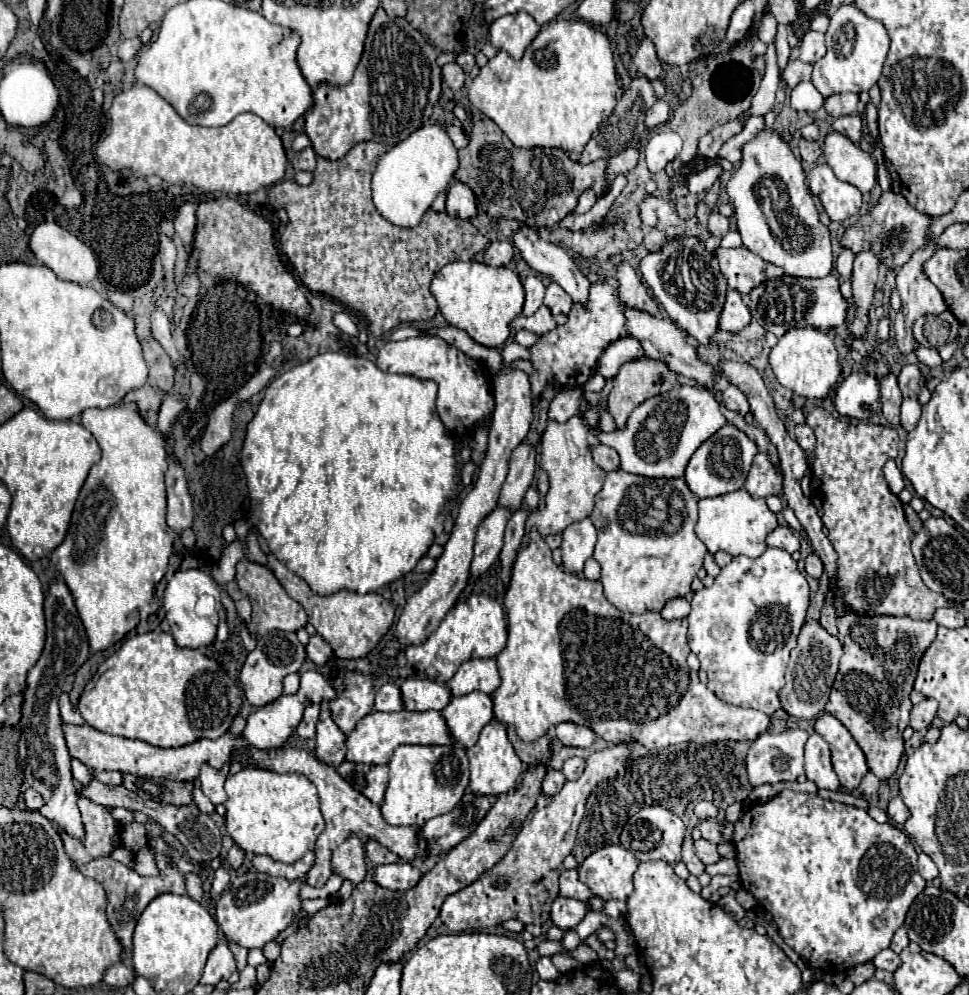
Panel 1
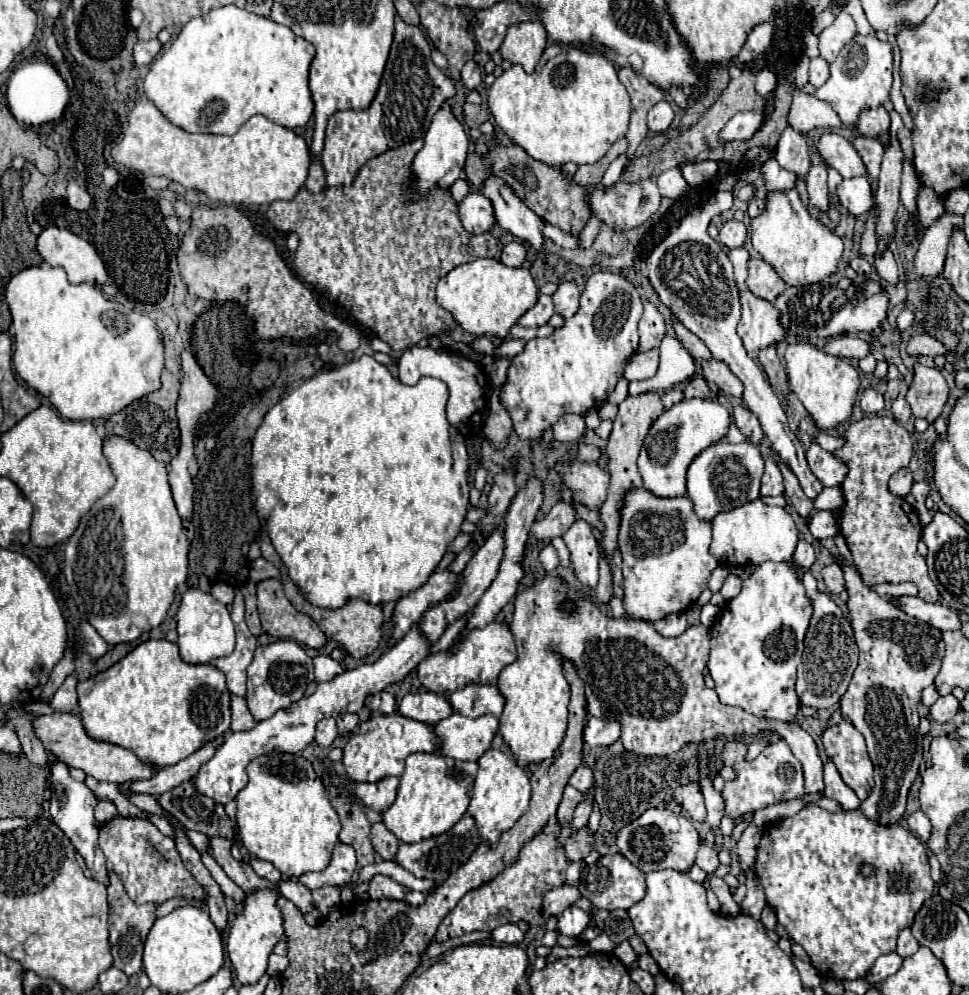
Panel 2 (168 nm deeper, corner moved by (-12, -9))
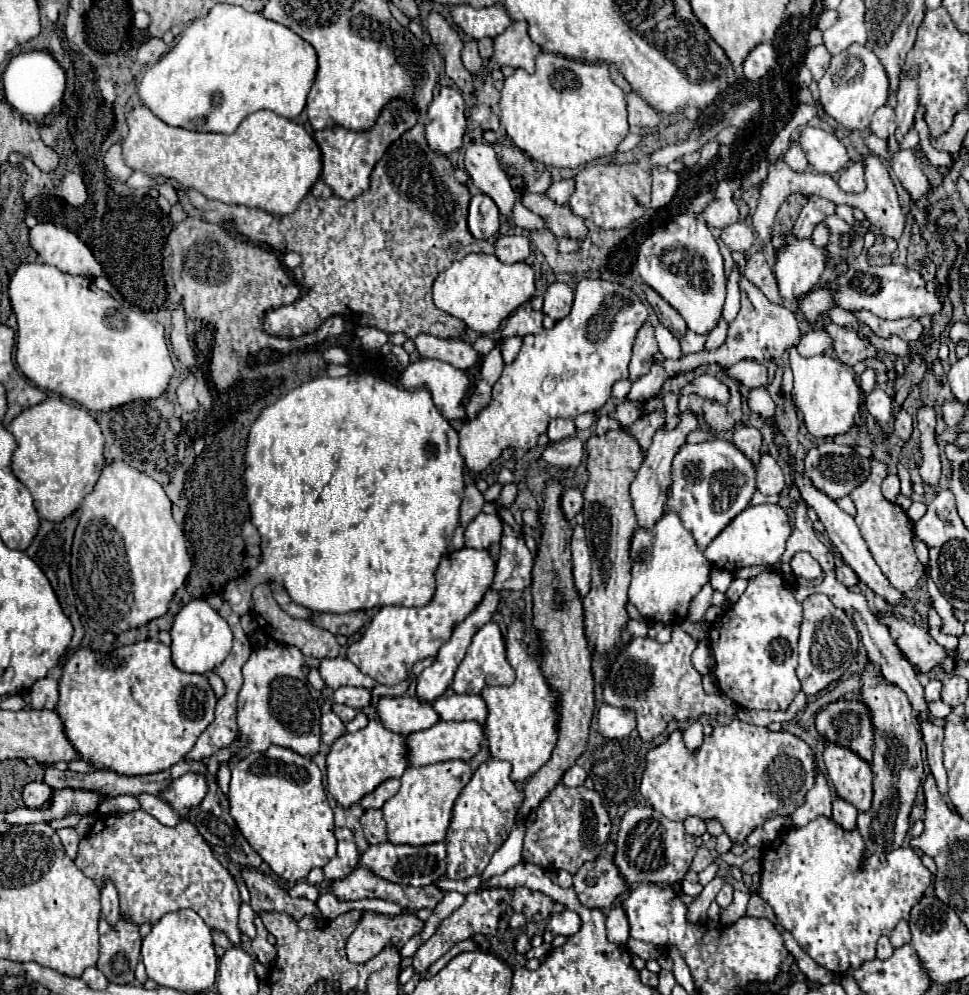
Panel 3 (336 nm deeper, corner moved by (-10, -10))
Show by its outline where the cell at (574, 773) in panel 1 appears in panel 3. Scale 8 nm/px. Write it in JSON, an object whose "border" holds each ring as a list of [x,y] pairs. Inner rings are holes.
{"border":[[[580,765],[570,767],[570,769],[564,773],[564,777],[562,777],[562,783],[564,783],[566,787],[580,787],[580,785],[584,785],[584,781],[586,781],[586,771],[584,771]]]}

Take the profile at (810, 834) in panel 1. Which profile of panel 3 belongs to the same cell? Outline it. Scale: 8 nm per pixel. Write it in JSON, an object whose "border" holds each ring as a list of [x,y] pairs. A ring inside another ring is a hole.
{"border":[[[816,817],[804,827],[792,827],[770,847],[776,857],[762,857],[758,895],[770,903],[780,925],[794,935],[798,945],[820,967],[836,975],[846,975],[850,969],[862,967],[862,963],[874,959],[880,935],[890,935],[896,923],[910,917],[910,909],[922,899],[932,881],[932,873],[924,867],[912,847],[898,847],[890,853],[874,853],[870,855],[868,867],[862,871],[858,865],[866,845],[860,831],[844,831],[844,827],[832,823],[830,817]]]}

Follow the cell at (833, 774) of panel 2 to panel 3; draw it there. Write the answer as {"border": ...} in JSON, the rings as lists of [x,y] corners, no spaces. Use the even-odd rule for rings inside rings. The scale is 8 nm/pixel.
{"border":[[[834,797],[832,801],[832,819],[842,825],[844,829],[854,829],[856,827],[856,807],[852,807],[852,803],[848,803],[846,799]]]}

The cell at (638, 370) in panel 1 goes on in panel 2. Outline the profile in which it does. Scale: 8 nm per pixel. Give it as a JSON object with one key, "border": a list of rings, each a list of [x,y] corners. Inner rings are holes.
{"border":[[[646,392],[646,394],[638,394],[638,396],[628,396],[620,406],[618,406],[618,416],[614,420],[614,428],[612,434],[608,438],[608,446],[606,446],[606,472],[610,474],[610,486],[608,486],[608,496],[604,500],[604,504],[600,506],[598,514],[600,520],[604,524],[602,532],[600,532],[600,582],[596,586],[596,604],[606,606],[610,602],[610,598],[614,596],[612,592],[612,568],[610,568],[610,560],[612,554],[616,550],[618,544],[618,528],[620,528],[620,508],[624,506],[624,494],[634,490],[634,488],[642,488],[642,478],[638,474],[636,468],[636,460],[642,448],[642,442],[652,426],[652,422],[664,412],[660,396],[654,392]]]}

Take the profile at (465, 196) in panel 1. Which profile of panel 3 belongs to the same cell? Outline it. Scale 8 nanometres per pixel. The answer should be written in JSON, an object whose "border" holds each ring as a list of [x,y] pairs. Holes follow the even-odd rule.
{"border":[[[484,193],[474,195],[468,207],[470,233],[476,239],[492,239],[498,233],[498,227],[500,227],[500,211],[496,203]]]}

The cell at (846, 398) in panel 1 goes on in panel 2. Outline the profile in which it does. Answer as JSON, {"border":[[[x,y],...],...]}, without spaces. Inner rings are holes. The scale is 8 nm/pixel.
{"border":[[[868,388],[868,390],[864,390],[864,394],[860,398],[860,406],[868,414],[878,414],[880,410],[884,410],[884,398],[880,392]]]}

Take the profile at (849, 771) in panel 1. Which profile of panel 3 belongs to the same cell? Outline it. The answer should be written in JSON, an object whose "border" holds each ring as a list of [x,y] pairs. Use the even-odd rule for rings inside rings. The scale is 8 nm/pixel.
{"border":[[[832,741],[826,743],[824,763],[836,793],[856,805],[858,811],[866,811],[872,803],[870,763],[860,759],[854,751],[848,751],[848,747],[840,747]]]}

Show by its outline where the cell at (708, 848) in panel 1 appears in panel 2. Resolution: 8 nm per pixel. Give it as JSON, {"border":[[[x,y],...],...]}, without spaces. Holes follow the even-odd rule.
{"border":[[[702,844],[700,850],[698,850],[698,856],[696,856],[696,864],[706,874],[712,874],[720,866],[720,862],[718,862],[718,848],[712,846],[712,844]]]}

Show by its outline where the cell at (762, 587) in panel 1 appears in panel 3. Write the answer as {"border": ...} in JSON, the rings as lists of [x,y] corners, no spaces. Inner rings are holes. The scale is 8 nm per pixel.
{"border":[[[762,573],[750,579],[748,589],[742,593],[736,605],[728,613],[724,613],[718,641],[712,643],[716,659],[714,675],[718,681],[718,689],[744,709],[786,711],[794,701],[794,697],[800,693],[800,681],[796,677],[800,623],[802,623],[802,603],[796,601],[792,585],[780,573]]]}

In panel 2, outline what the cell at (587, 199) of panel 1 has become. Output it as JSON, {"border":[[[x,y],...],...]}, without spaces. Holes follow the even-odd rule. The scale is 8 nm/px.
{"border":[[[620,154],[620,156],[608,166],[608,170],[606,170],[602,182],[606,182],[606,186],[610,186],[610,182],[618,182],[618,178],[620,178],[622,168],[624,168],[626,162],[628,162],[628,156],[626,156],[626,154]]]}

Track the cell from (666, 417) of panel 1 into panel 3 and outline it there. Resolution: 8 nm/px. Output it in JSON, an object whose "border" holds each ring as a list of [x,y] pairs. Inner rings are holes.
{"border":[[[684,411],[678,417],[680,417],[680,423],[674,429],[660,427],[656,431],[656,435],[652,439],[652,445],[644,453],[644,461],[642,461],[638,473],[632,481],[632,487],[630,487],[632,505],[634,505],[634,511],[636,511],[638,523],[642,527],[652,527],[652,523],[656,523],[660,519],[660,515],[664,513],[664,505],[666,505],[668,491],[670,491],[670,485],[672,485],[672,459],[676,457],[680,447],[686,445],[686,437],[700,427],[698,417],[692,411]]]}

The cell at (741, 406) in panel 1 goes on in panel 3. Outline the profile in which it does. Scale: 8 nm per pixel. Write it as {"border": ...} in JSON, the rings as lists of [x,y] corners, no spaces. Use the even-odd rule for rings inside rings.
{"border":[[[736,425],[734,427],[734,445],[754,463],[758,465],[760,459],[760,445],[762,445],[762,435],[756,427],[748,425]]]}

